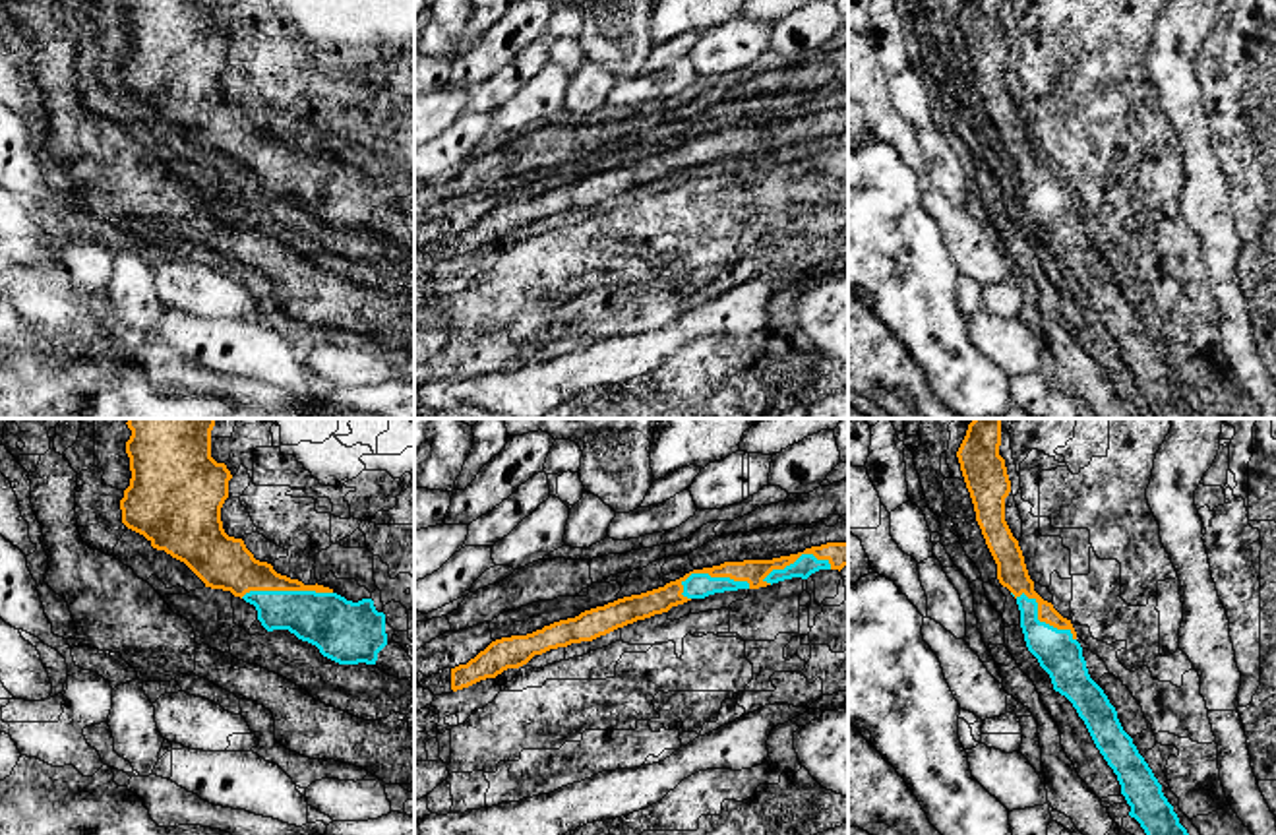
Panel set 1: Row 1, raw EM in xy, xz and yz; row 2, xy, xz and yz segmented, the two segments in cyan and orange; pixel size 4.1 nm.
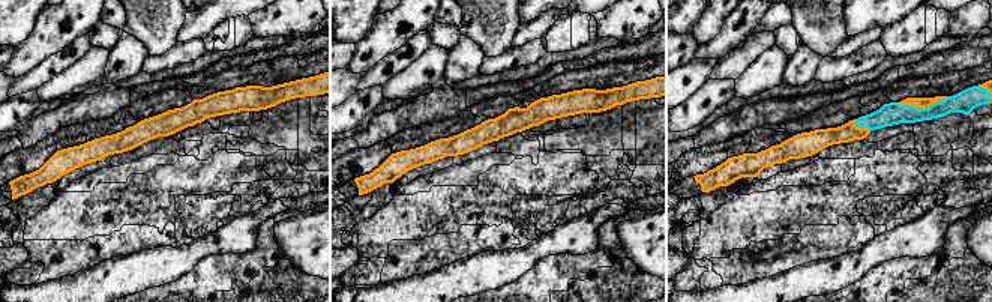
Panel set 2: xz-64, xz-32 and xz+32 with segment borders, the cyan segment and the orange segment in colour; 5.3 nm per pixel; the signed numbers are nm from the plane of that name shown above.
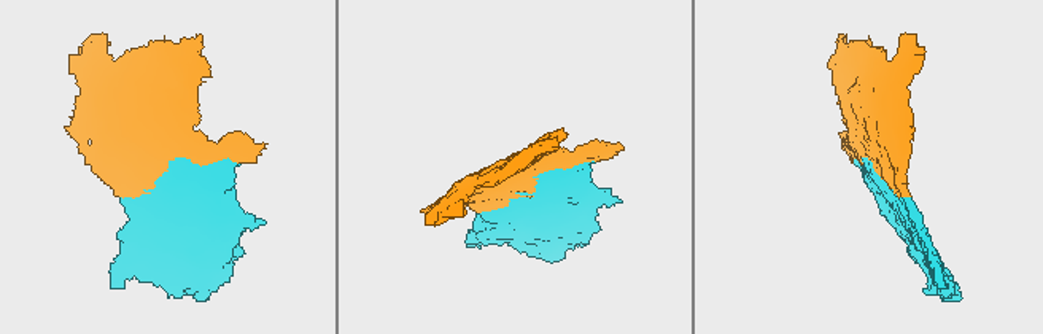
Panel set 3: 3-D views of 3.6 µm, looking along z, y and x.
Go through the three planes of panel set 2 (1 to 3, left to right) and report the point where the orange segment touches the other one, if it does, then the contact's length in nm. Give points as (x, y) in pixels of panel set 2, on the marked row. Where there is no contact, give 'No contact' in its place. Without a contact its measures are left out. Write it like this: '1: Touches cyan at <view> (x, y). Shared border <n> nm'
1: No contact
2: No contact
3: Touches cyan at xz+32 (922, 108). Shared border 280 nm

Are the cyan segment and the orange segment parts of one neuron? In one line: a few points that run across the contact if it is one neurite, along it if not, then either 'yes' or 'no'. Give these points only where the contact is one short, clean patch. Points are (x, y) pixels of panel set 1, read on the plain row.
yes

